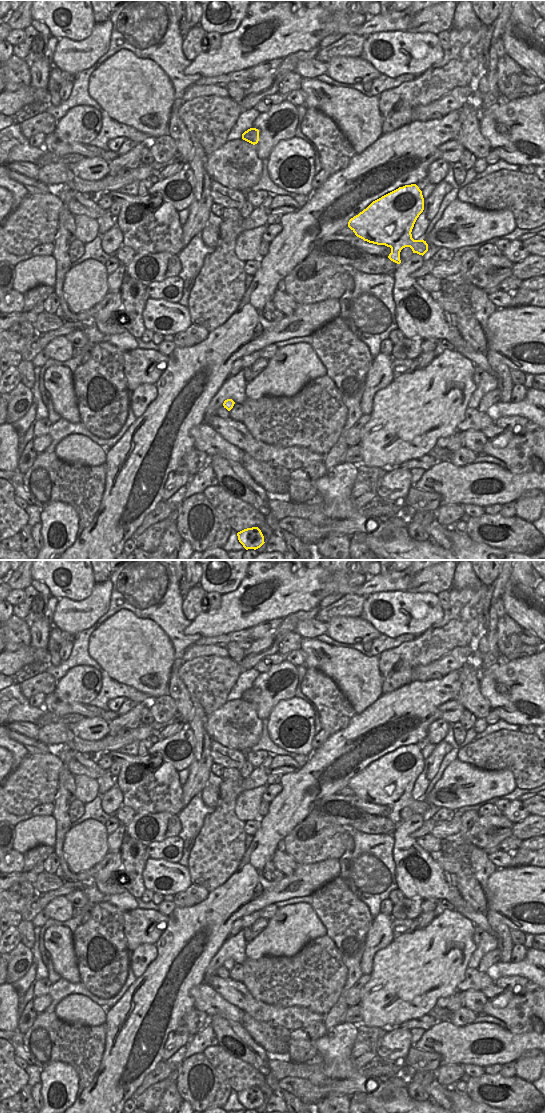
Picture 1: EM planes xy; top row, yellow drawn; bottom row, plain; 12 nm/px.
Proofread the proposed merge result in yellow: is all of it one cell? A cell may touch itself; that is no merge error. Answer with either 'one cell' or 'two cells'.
one cell

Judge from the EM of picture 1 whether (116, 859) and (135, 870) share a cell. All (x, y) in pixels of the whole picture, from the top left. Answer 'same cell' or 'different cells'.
different cells

